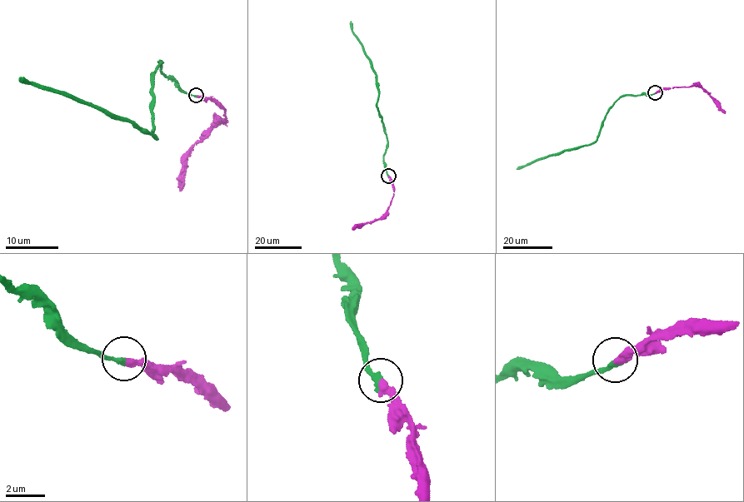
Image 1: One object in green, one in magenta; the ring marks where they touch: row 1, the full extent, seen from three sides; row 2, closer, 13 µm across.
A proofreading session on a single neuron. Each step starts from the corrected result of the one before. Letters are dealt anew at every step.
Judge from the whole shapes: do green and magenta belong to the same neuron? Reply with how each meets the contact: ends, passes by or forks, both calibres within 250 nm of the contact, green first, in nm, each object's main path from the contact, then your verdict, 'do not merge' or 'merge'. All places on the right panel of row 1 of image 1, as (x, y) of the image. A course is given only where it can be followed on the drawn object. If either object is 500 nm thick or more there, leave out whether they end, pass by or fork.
green ends; magenta ends; calibres 320 and 360 nm; course green (655, 92), (620, 97), (609, 110), (597, 139), (516, 169); course magenta (655, 92), (675, 87), (699, 86), (725, 113); merge

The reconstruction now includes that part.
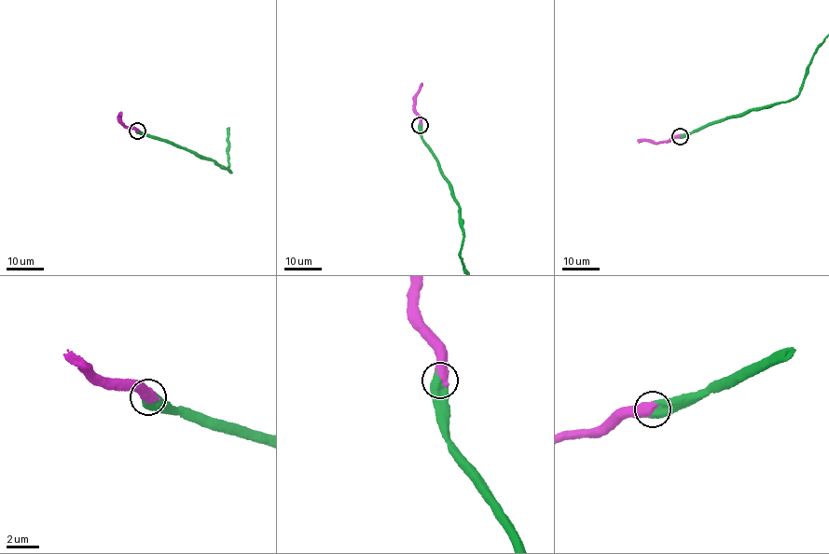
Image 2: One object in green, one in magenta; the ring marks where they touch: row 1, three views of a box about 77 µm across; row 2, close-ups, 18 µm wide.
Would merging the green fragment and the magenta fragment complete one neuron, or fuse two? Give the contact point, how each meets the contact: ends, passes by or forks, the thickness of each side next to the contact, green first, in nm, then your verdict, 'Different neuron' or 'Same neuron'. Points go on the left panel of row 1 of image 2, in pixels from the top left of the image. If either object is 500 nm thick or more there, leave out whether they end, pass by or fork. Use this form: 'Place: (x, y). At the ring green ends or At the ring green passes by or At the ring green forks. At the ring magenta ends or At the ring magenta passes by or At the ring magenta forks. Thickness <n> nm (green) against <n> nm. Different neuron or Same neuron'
Place: (137, 131). Thickness 750 nm (green) against 700 nm. Same neuron

